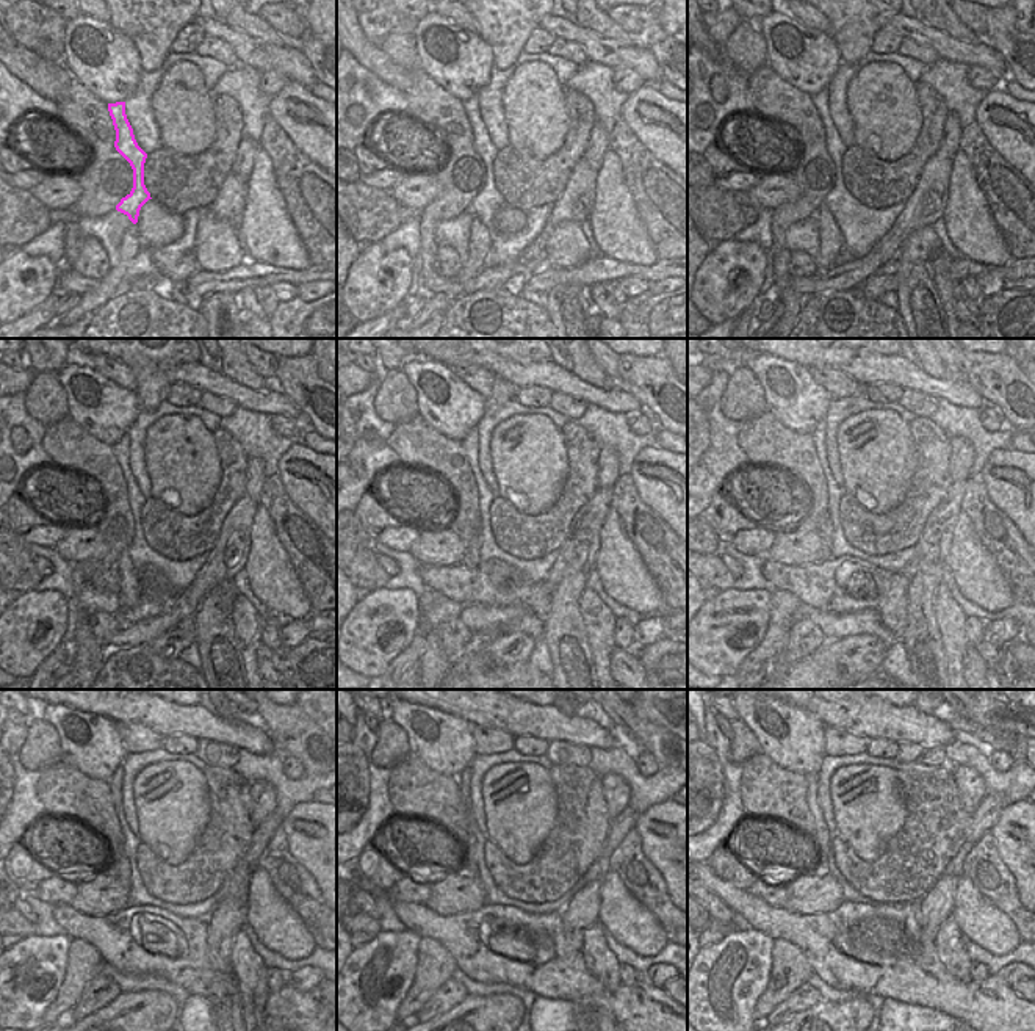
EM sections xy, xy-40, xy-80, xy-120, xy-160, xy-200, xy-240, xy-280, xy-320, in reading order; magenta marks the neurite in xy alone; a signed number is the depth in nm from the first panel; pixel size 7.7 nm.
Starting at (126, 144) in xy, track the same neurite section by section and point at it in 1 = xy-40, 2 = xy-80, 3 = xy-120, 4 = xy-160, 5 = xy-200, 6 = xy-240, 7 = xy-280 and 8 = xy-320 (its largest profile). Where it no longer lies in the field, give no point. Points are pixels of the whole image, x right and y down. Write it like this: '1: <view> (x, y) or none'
1: xy-40 (487, 201)
2: xy-80 (838, 201)
3: xy-120 (130, 580)
4: xy-160 (475, 552)
5: xy-200 (840, 547)
6: xy-240 (138, 895)
7: xy-280 (475, 840)
8: xy-320 (821, 831)

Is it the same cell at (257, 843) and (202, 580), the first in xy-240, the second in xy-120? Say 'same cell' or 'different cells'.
same cell

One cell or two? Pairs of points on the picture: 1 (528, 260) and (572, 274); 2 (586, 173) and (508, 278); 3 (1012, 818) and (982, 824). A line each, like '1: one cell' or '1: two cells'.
1: two cells
2: one cell
3: two cells

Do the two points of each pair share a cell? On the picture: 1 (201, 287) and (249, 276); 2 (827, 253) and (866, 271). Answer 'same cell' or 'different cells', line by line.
1: same cell
2: different cells

